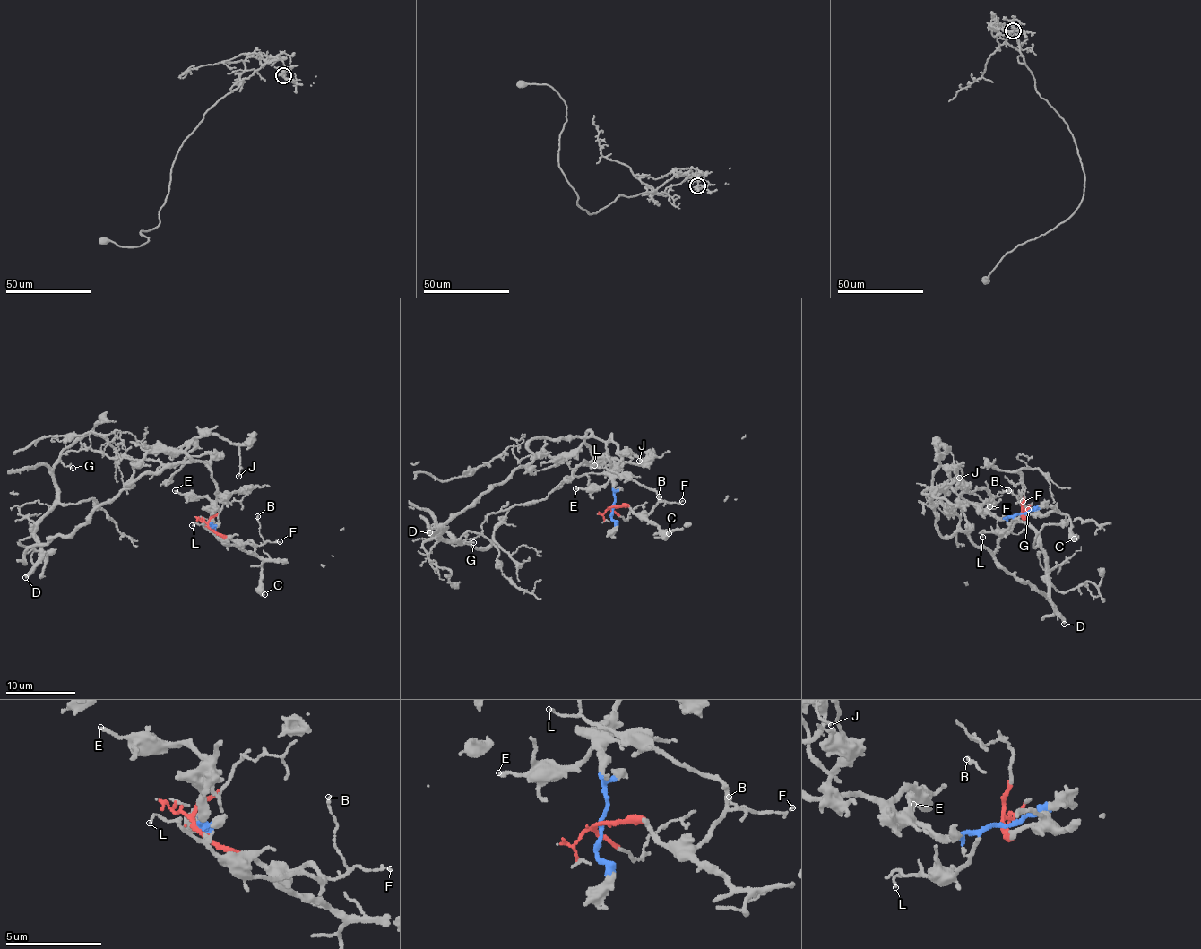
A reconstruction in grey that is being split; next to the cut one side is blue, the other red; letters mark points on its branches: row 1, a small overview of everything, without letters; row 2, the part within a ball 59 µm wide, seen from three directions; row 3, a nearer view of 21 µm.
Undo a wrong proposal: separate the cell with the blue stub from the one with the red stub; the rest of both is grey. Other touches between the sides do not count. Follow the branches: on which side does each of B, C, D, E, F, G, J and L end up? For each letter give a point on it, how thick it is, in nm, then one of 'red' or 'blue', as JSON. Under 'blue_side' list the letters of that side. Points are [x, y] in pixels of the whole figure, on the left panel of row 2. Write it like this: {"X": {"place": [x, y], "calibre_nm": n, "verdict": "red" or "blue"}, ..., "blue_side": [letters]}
{"B": {"place": [257, 516], "calibre_nm": 130, "verdict": "red"}, "C": {"place": [264, 594], "calibre_nm": 550, "verdict": "red"}, "D": {"place": [25, 577], "calibre_nm": 360, "verdict": "blue"}, "E": {"place": [175, 490], "calibre_nm": 190, "verdict": "blue"}, "F": {"place": [280, 541], "calibre_nm": 120, "verdict": "red"}, "G": {"place": [73, 468], "calibre_nm": 130, "verdict": "blue"}, "J": {"place": [238, 476], "calibre_nm": 80, "verdict": "blue"}, "L": {"place": [192, 525], "calibre_nm": 110, "verdict": "red"}, "blue_side": ["D", "E", "G", "J"]}

